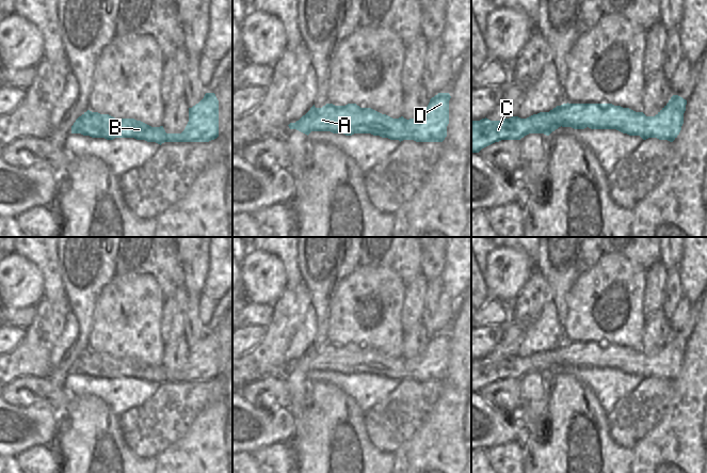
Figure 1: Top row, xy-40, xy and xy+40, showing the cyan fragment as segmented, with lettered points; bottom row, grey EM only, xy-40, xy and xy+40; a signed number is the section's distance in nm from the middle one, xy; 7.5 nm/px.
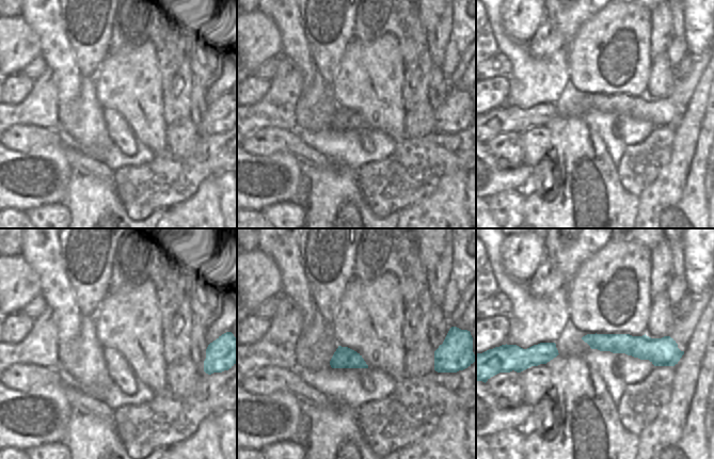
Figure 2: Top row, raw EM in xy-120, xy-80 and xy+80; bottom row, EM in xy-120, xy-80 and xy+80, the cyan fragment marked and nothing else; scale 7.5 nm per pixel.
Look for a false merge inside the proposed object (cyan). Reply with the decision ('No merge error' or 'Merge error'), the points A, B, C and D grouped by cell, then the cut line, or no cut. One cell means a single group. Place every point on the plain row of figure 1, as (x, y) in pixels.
No merge error. Groups: A B C D. No split.

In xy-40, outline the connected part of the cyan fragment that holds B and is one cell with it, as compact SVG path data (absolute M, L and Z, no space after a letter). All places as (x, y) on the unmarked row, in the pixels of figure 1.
M206 332L204 337L189 347L189 361L181 373L166 373L163 365L151 366L134 358L115 358L109 353L100 353L87 349L71 365L71 373L81 373L92 377L134 377L147 381L162 383L164 381L209 381L219 376L219 340L214 332Z

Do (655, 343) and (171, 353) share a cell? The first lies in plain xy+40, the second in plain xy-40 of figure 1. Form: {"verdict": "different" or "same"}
{"verdict": "same"}

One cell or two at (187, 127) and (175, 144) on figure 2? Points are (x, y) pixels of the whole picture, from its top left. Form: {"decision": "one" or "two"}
{"decision": "one"}

